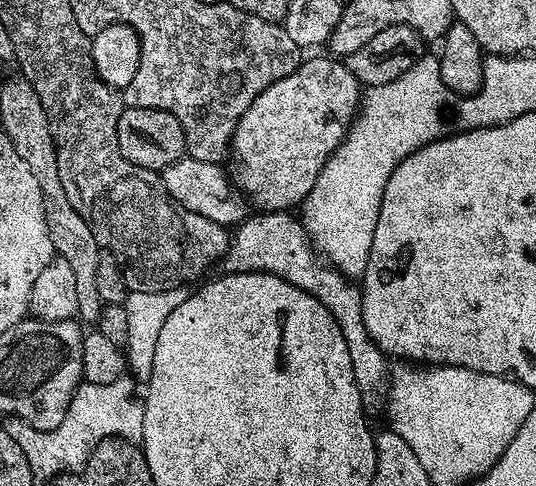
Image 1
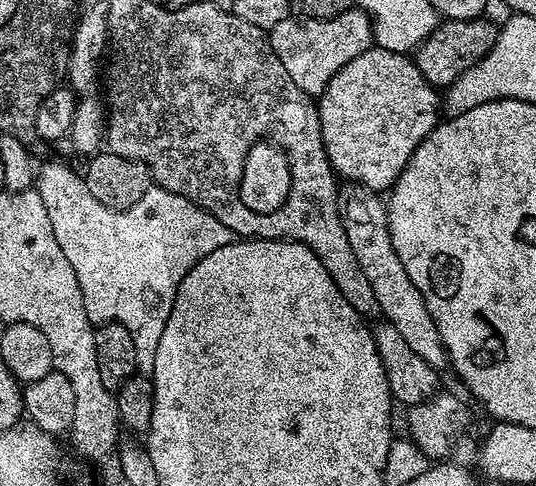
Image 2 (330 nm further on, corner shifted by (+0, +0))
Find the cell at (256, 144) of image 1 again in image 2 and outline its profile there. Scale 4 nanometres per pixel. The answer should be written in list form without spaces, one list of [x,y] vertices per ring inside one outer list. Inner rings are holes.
[[[373,46],[330,78],[327,90],[318,98],[318,107],[332,171],[380,194],[391,189],[410,162],[410,154],[436,128],[442,116],[442,96],[422,78],[422,70],[411,55]]]

